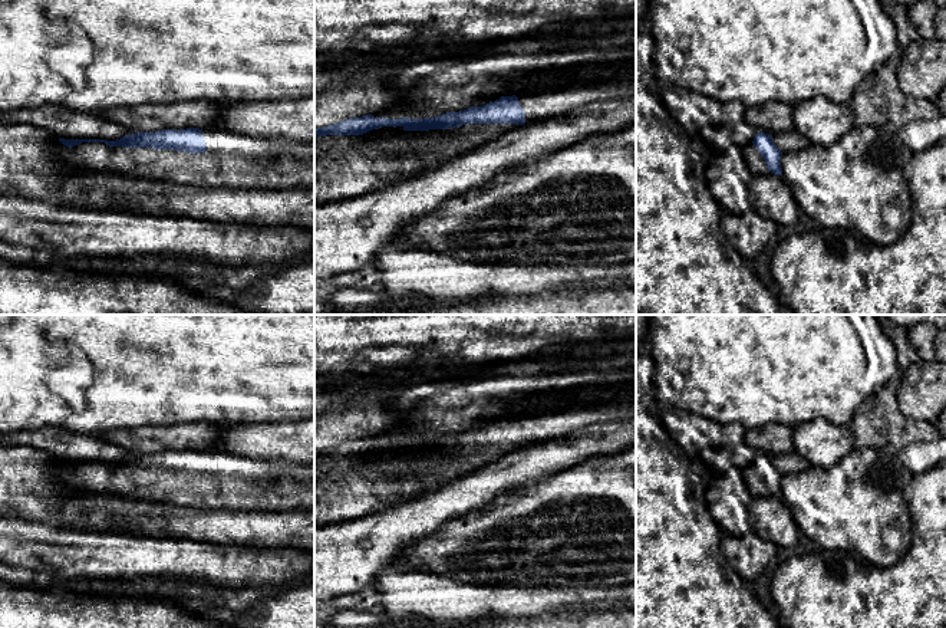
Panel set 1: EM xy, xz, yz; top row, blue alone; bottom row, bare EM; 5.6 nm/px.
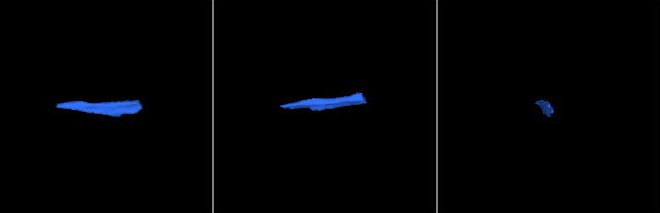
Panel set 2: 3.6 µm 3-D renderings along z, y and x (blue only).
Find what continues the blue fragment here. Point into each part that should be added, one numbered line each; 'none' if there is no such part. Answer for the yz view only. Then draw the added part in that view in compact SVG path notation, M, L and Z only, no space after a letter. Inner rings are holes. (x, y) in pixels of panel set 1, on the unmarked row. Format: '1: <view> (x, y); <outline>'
1: yz (790, 463); M794 450L787 454L772 457L772 463L782 476L804 471L811 466Z
2: yz (755, 483); M752 464L742 470L742 476L752 497L767 496L769 493L764 479Z

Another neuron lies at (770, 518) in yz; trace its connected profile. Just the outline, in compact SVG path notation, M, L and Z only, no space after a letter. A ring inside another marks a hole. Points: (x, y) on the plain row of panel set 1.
M772 494L754 497L749 504L751 530L777 548L792 548L800 540L800 529L782 497Z

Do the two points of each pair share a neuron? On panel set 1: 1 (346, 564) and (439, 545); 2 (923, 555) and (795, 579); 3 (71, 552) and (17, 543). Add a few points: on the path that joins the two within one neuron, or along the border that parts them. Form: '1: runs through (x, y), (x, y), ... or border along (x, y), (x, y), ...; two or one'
1: border along (431, 533), (414, 541), (399, 555), (394, 566); two
2: runs through (892, 585), (827, 585); one
3: runs through (58, 551), (30, 545); one

